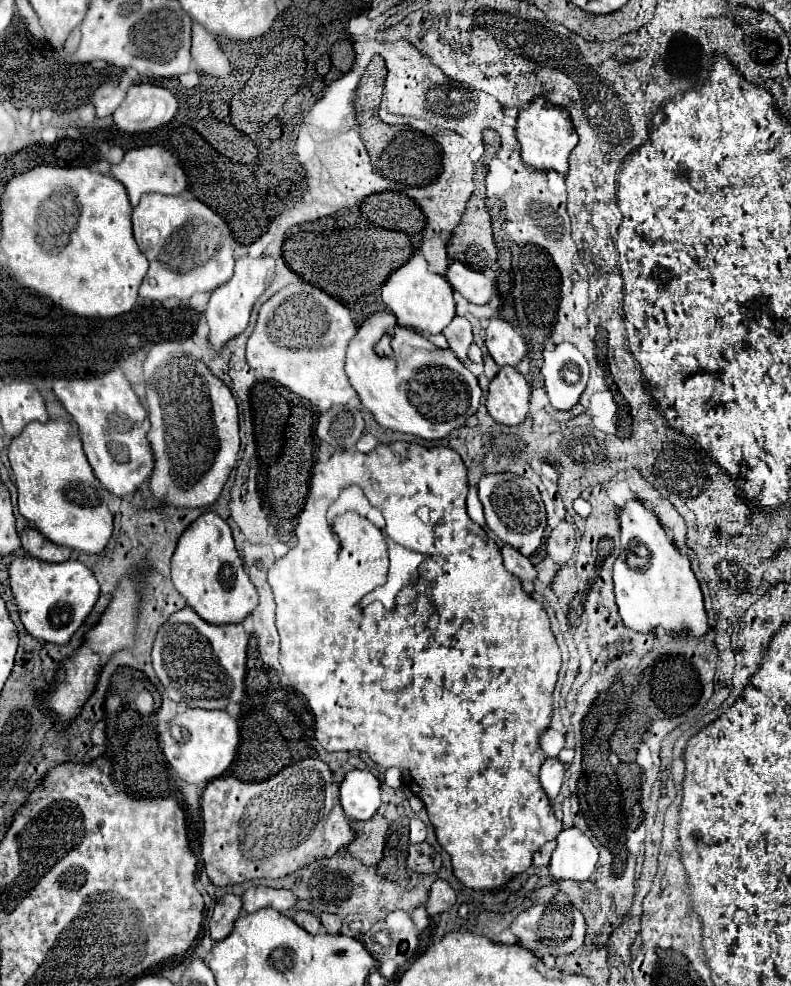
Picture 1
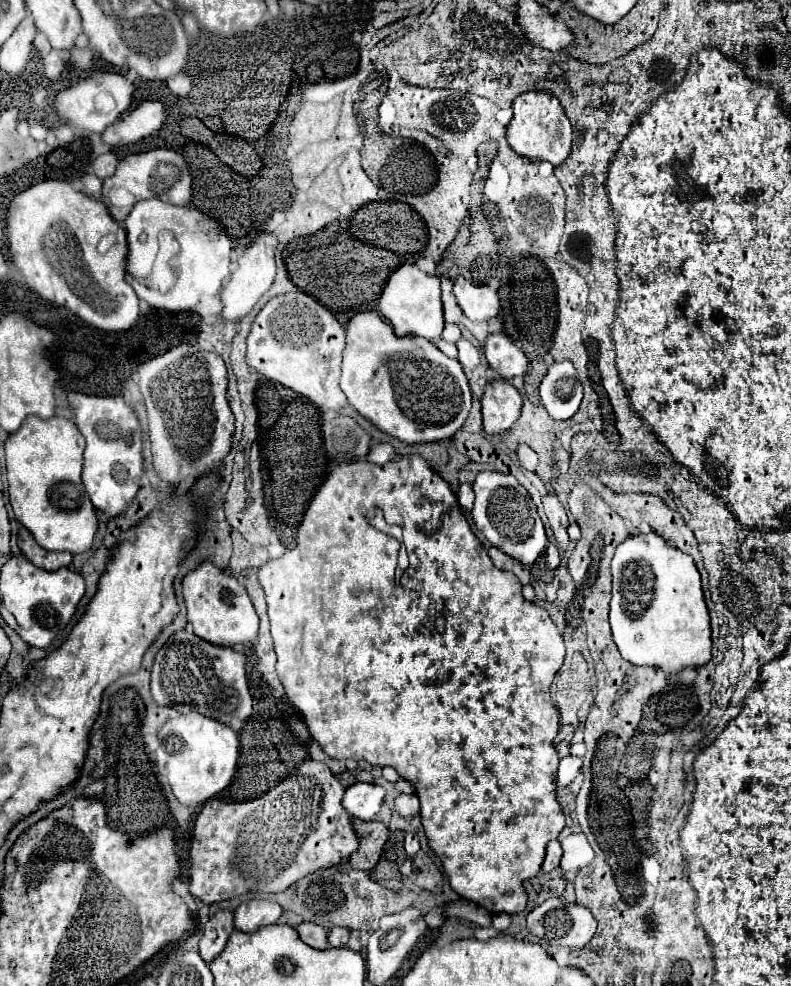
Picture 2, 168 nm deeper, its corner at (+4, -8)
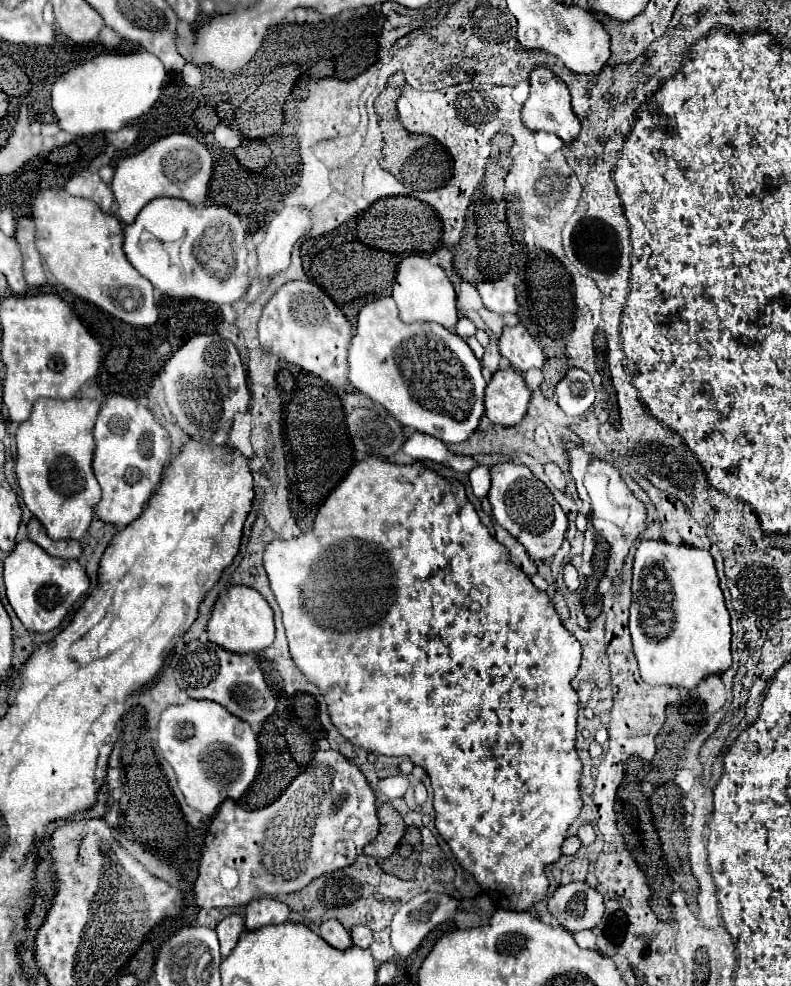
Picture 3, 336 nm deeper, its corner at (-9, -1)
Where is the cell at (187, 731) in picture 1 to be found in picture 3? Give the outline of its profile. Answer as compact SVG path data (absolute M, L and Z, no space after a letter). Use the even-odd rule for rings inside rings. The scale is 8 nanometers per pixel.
M208 699L170 705L158 725L158 747L172 765L186 803L206 817L214 815L224 799L240 801L260 771L258 735L246 721Z

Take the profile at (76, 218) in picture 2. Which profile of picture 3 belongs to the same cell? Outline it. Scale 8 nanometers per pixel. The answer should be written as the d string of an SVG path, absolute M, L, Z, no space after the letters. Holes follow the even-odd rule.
M46 189L34 201L34 223L36 223L36 247L44 257L52 275L76 297L94 303L98 309L110 313L112 317L130 325L154 325L158 321L158 305L154 301L152 283L142 277L122 251L122 223L100 211L94 201L72 199L64 189Z

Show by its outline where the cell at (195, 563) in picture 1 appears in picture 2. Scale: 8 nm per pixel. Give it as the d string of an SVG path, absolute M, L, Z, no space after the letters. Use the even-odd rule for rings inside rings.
M211 560L199 562L195 570L185 574L181 588L189 624L199 638L217 646L239 646L257 636L259 618L245 586L241 586L231 574L217 568Z

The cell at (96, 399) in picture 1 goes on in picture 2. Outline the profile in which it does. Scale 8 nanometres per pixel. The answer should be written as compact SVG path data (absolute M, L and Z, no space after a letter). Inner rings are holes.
M69 392L67 400L75 416L75 426L87 442L83 454L83 484L89 492L89 498L95 508L107 512L109 516L117 516L127 508L141 486L141 424L121 396L89 396L81 392Z

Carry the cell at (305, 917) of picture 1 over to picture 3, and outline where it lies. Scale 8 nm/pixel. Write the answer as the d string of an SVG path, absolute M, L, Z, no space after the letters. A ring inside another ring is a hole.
M326 921L324 925L320 925L320 937L328 943L328 945L332 945L332 947L336 947L336 949L350 949L352 947L352 937L350 937L350 933L348 933L348 929L344 929L342 925L340 925L340 921Z

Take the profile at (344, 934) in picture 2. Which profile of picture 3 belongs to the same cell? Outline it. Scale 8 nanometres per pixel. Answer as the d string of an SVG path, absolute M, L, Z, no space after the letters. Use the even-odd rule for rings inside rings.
M356 925L356 927L350 931L350 935L352 935L354 945L360 947L360 949L368 949L368 947L372 945L372 931L370 931L366 925Z

